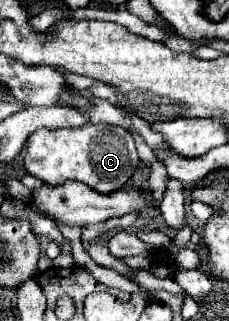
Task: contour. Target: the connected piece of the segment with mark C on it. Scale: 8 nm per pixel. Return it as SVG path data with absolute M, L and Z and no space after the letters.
M87 123L77 129L39 129L27 139L27 155L23 159L25 171L49 185L63 183L67 179L81 181L95 191L109 193L121 185L127 185L129 177L139 165L135 143L127 129L107 123Z

